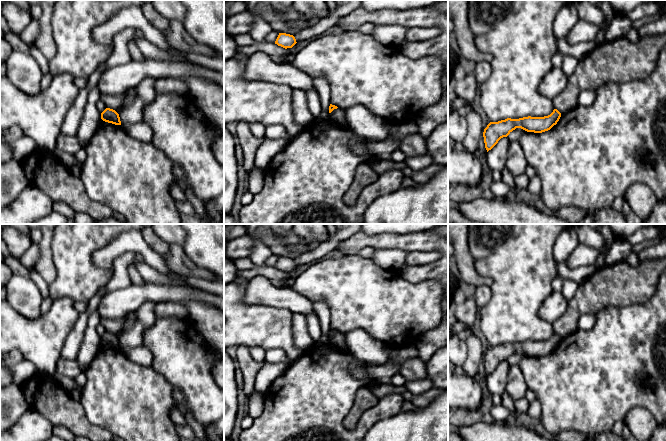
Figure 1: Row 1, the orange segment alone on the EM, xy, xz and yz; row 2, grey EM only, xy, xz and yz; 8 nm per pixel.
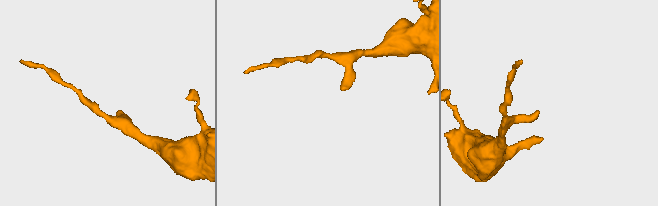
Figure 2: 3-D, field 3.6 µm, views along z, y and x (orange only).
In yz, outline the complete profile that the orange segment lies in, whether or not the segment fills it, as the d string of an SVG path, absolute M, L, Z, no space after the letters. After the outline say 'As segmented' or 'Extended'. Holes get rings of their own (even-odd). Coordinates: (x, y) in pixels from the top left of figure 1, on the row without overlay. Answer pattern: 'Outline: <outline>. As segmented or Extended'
Outline: M554 333L550 339L544 341L528 340L519 343L507 342L498 346L490 346L483 356L485 372L488 376L501 362L507 361L516 352L534 357L548 355L557 348L560 341L561 337Z. As segmented

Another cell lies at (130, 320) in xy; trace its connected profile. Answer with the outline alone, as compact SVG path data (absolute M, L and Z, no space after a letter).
M129 313L127 316L124 317L125 321L123 323L123 326L121 330L116 334L116 336L119 338L119 336L126 330L132 328L136 322L137 322L137 314L135 313Z

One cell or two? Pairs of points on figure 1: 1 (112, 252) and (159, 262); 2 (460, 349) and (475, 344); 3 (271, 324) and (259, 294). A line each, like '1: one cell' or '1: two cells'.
1: one cell
2: two cells
3: two cells

